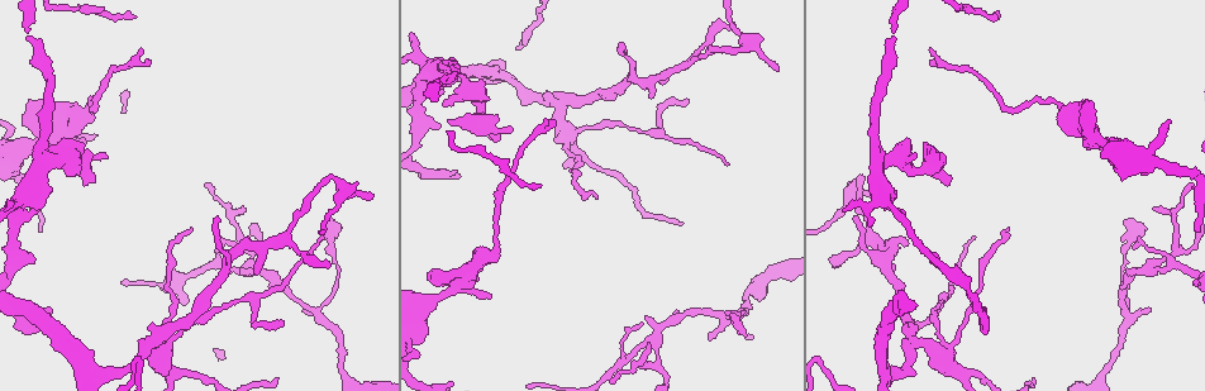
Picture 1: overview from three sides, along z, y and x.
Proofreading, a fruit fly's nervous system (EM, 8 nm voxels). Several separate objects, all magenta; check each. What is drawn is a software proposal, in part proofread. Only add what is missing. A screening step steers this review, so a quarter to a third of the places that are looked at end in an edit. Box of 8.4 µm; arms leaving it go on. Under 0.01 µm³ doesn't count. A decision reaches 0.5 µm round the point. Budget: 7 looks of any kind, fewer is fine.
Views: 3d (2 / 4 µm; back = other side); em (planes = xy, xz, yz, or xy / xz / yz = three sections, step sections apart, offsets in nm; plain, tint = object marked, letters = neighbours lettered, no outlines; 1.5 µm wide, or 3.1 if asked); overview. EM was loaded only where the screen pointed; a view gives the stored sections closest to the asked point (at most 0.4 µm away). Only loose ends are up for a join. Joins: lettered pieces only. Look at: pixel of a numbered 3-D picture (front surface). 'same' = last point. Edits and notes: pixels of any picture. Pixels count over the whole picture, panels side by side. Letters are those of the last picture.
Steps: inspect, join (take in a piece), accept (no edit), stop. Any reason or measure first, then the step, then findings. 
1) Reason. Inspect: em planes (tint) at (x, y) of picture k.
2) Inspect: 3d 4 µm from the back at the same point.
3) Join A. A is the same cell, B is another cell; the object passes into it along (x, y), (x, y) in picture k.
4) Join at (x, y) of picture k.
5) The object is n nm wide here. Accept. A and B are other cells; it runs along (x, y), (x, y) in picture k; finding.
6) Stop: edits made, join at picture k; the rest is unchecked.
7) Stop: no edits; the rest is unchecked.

Thin end. Inspect: em xz step 8 (letters) at (641, 323) of picture 1.

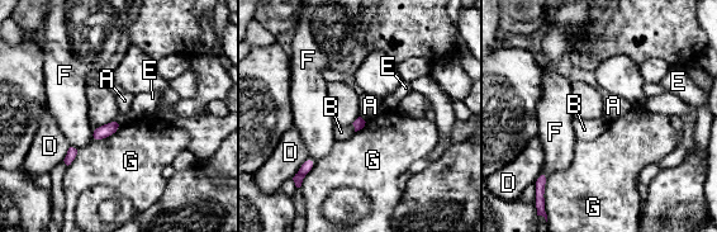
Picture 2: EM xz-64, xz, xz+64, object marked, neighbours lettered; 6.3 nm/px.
The object is 70 nm wide here. Accept. A, B, D, E, F and G are other cells; a border runs along (360, 116), (365, 122) in picture 2; none of them fits.

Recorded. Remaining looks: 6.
Thin end. Inspect: 3d 2 µm at (340, 225) of picture 1.

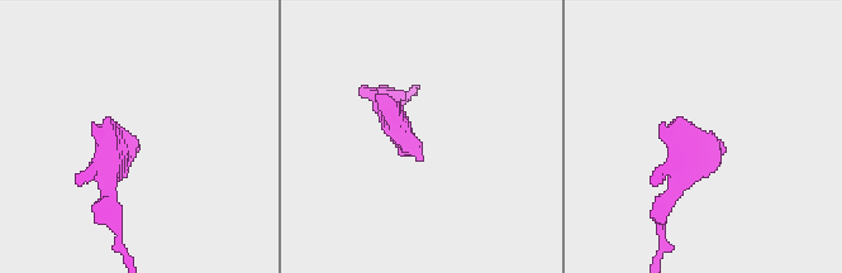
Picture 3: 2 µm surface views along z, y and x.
Inspect: em xz step 4 (letters) at (138, 144) of picture 3.

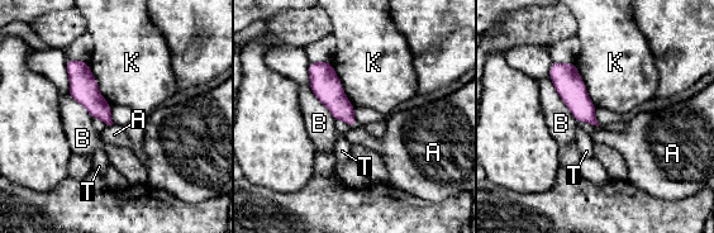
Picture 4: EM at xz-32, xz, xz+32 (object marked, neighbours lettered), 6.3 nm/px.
Accept. A, B, K and T are other cells; a border runs along (358, 125), (350, 128) in picture 4; none of them fits.

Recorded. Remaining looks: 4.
Tapers out. Inspect: em planes (letters) at (1149, 308) of picture 1.

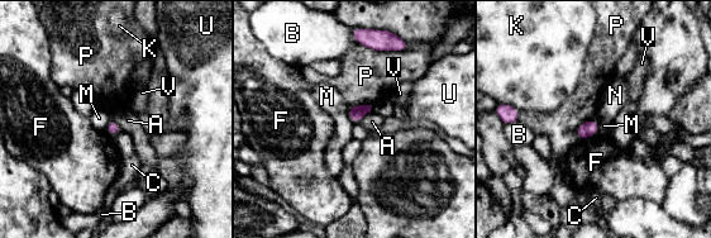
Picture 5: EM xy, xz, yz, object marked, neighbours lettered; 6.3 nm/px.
The object is 80 nm wide here. Accept. A, B, C, F, K, M, N, P, U and V are other cells; a border runs along (371, 112), (358, 122) in picture 5; none of them fits.

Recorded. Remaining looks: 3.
Stop: no edits; the rest is unchecked.

